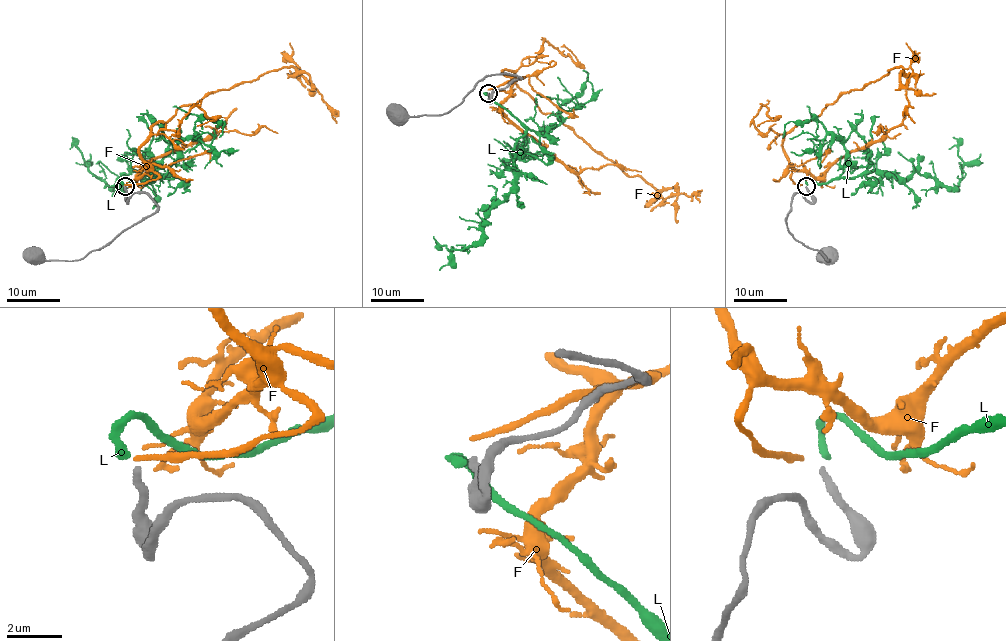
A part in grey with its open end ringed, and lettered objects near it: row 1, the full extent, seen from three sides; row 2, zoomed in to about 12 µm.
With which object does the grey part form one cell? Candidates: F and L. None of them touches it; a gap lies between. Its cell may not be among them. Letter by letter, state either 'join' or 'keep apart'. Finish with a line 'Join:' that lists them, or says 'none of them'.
F: keep apart
L: join
Join: L

